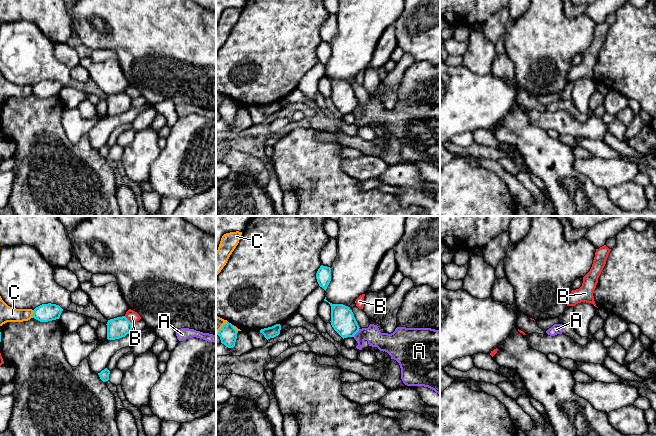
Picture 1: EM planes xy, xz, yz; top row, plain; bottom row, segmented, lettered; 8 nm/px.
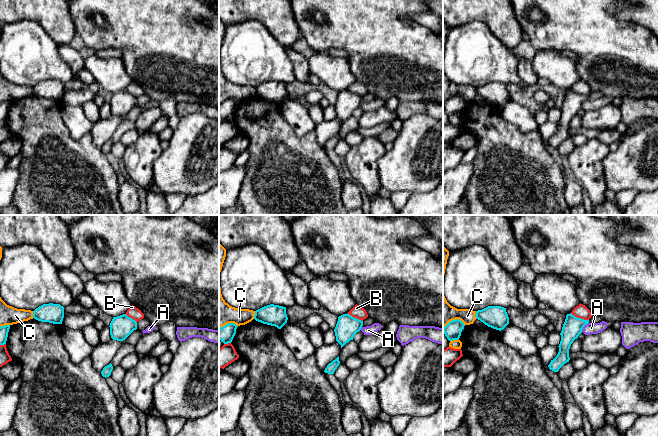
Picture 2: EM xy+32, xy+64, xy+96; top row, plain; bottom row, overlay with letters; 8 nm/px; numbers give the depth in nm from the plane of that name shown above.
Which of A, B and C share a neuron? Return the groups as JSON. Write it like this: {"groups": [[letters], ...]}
{"groups": [["A"], ["B"], ["C"]]}

